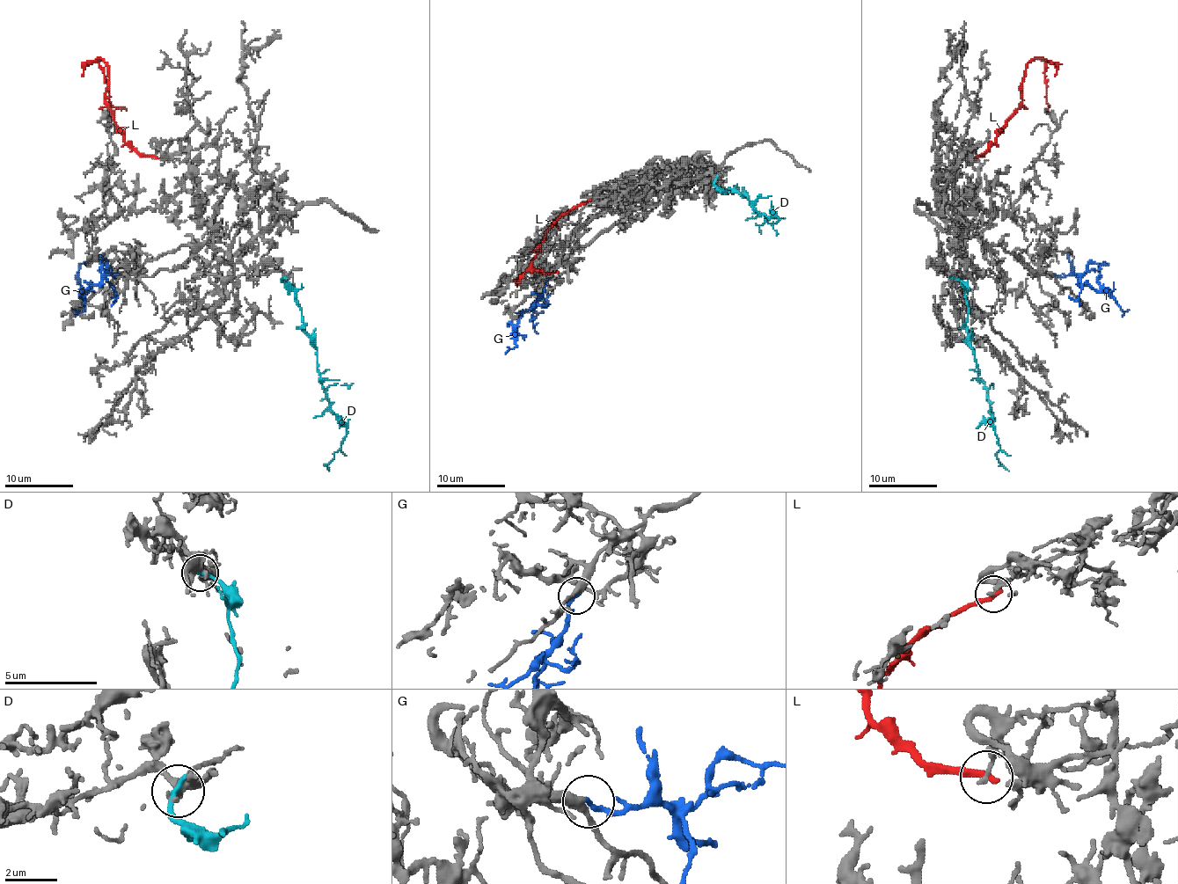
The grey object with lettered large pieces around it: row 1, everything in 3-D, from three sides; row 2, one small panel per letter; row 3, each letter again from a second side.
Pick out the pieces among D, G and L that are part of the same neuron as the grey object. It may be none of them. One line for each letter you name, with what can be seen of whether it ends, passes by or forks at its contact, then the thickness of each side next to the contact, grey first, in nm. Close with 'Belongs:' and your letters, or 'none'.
G: it ends there; 320 nm thick on the grey side, 190 nm on the other
Belongs: G

